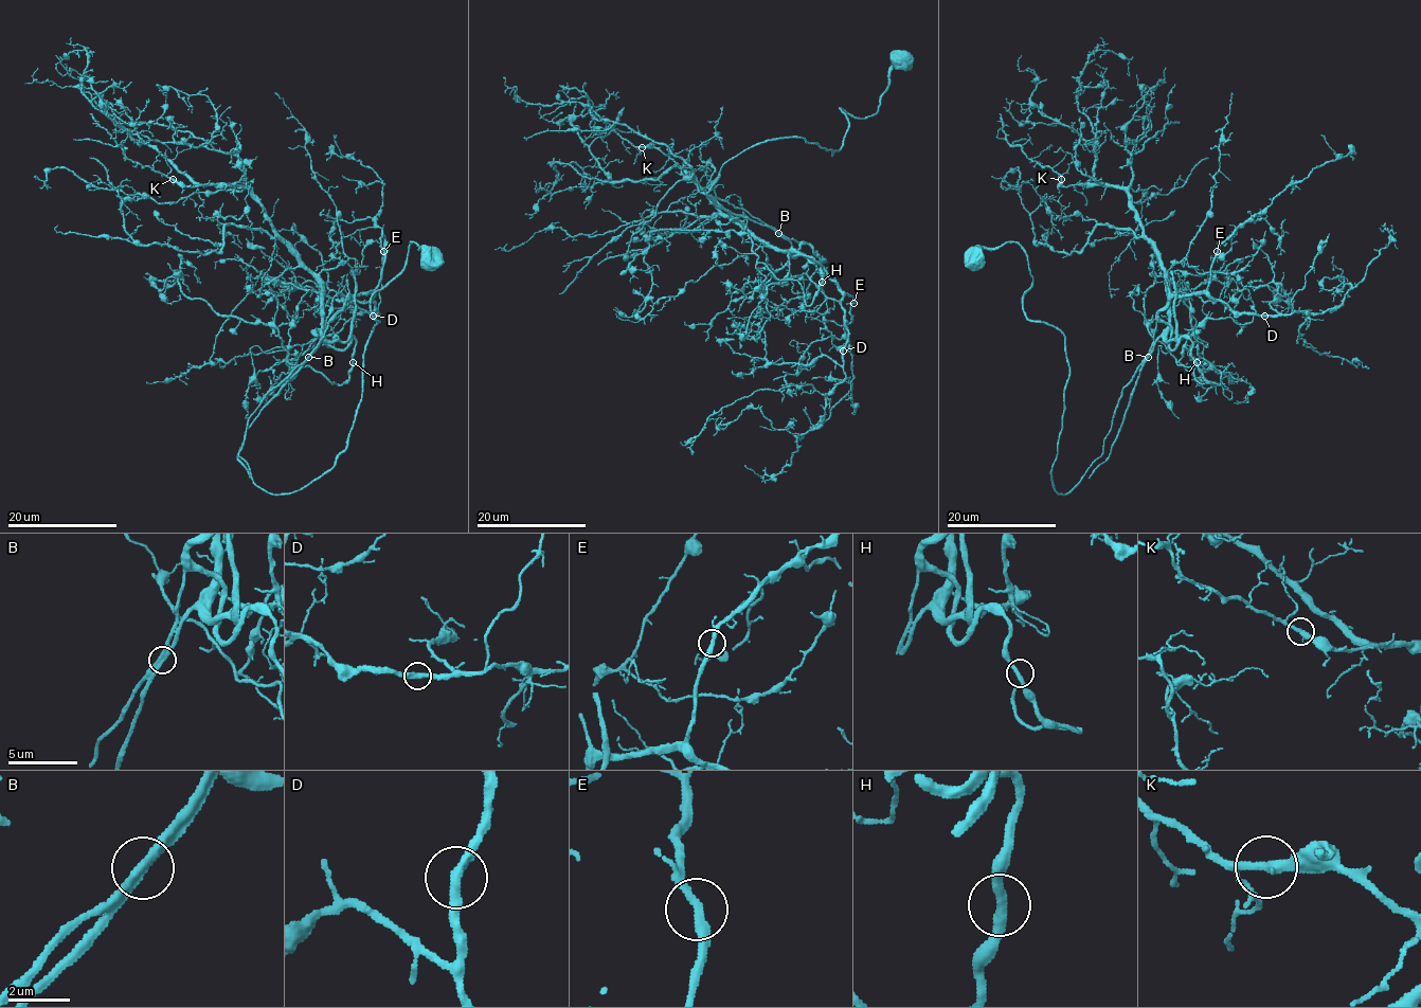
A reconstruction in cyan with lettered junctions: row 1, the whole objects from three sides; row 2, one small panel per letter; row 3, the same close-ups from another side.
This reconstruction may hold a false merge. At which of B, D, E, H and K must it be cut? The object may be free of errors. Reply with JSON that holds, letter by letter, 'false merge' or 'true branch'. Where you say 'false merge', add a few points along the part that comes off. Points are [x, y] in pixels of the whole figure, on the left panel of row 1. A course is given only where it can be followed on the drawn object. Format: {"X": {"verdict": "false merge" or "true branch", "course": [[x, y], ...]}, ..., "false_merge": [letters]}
{"B": {"verdict": "false merge", "course": [[309, 357], [320, 280], [258, 199], [197, 184], [99, 111], [81, 90], [84, 50], [56, 65], [68, 73]]}, "D": {"verdict": "true branch"}, "E": {"verdict": "true branch"}, "H": {"verdict": "true branch"}, "K": {"verdict": "true branch"}, "false_merge": ["B"]}

